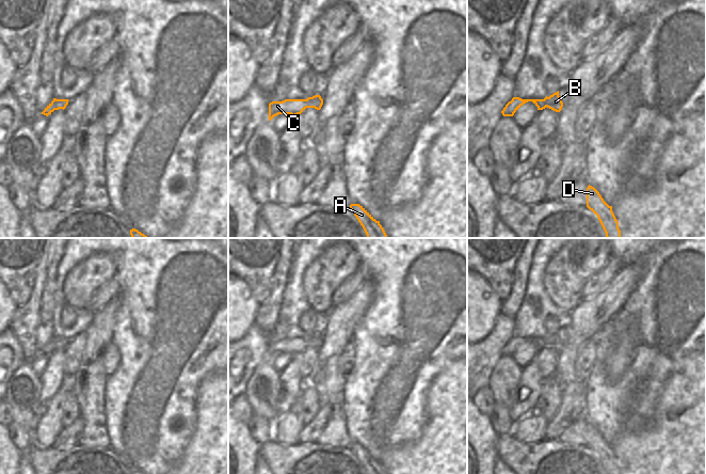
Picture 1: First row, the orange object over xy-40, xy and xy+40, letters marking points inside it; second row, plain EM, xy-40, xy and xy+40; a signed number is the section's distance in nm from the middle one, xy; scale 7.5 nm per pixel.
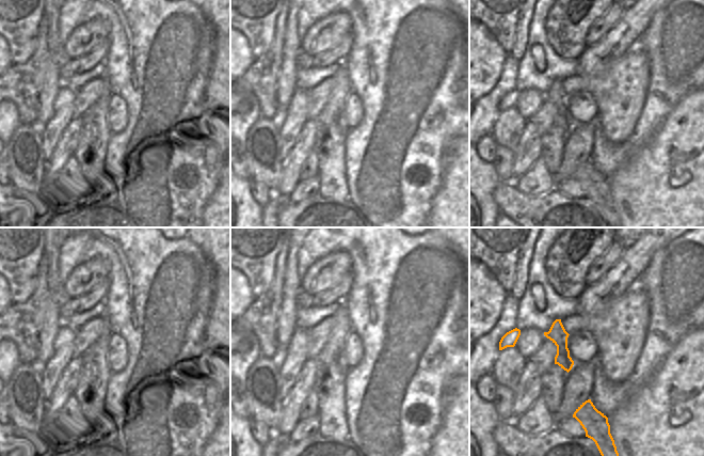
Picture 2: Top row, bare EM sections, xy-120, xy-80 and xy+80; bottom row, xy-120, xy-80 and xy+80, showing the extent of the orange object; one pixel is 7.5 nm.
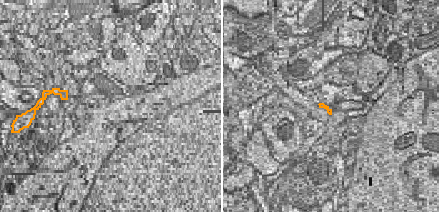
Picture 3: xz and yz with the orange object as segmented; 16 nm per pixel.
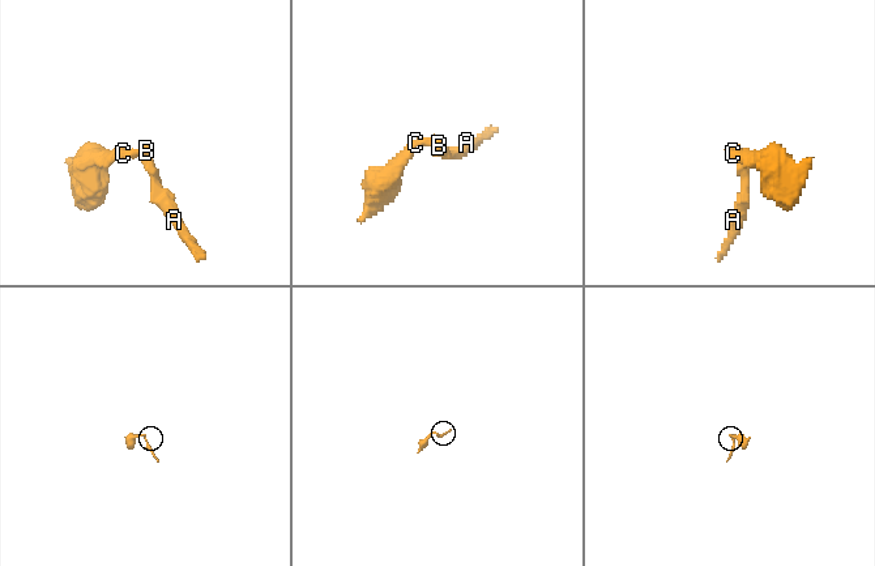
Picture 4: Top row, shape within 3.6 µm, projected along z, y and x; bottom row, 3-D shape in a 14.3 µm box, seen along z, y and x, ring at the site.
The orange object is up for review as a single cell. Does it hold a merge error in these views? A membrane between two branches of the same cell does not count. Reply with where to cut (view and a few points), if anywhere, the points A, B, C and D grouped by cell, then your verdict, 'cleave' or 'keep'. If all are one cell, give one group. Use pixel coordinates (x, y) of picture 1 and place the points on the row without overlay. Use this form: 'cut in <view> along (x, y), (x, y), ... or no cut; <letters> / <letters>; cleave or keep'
cut in xy along (304, 338), (308, 340), (314, 346); A B D / C; cleave

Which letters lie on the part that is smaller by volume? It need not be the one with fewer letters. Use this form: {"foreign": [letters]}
{"foreign": ["A", "B", "D"]}

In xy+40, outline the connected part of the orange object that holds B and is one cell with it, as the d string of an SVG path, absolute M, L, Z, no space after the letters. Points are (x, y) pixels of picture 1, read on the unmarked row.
M559 330L553 332L549 336L546 335L544 337L544 342L547 344L547 347L549 347L556 351L560 351L563 346L563 342L559 335Z

